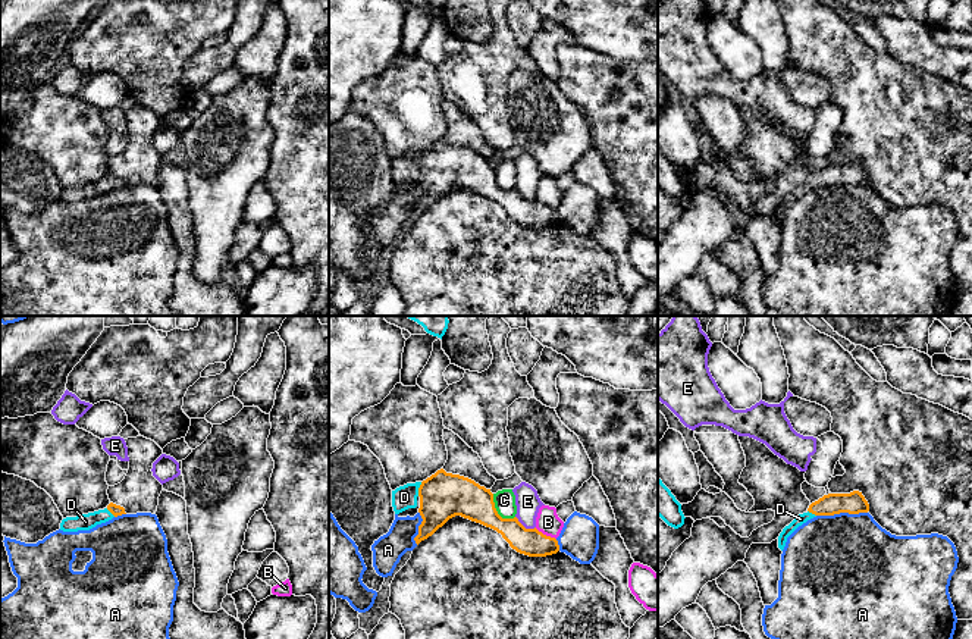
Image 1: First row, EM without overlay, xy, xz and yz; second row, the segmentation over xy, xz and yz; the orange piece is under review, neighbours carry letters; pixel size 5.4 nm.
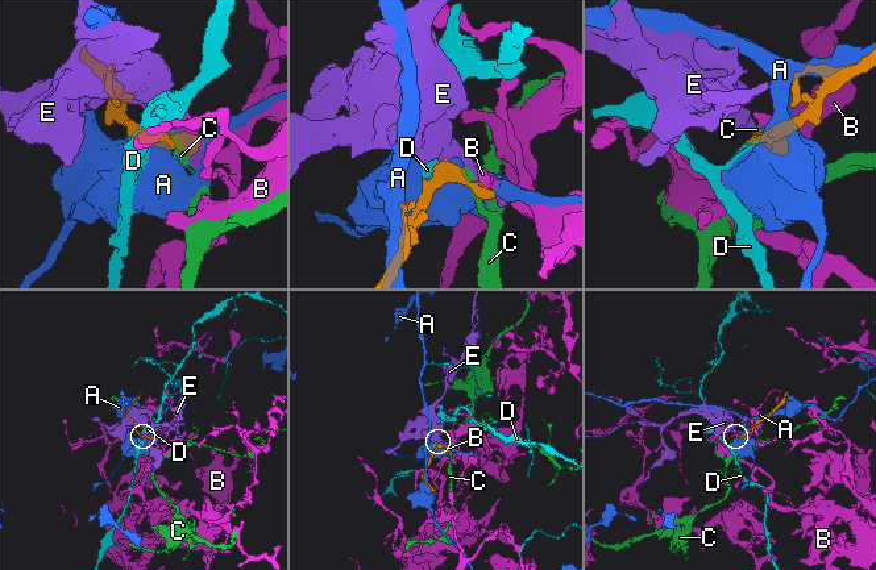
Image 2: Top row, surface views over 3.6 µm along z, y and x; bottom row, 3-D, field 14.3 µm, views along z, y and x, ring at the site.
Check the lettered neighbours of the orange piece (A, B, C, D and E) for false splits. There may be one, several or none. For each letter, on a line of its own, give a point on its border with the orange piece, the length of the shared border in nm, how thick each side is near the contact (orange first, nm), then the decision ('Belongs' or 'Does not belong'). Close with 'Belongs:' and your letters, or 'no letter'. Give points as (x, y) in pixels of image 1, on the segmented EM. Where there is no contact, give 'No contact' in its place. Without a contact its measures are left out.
A: Touches orange at yz (842, 511). Shared border 280 nm. Thickness 120 nm (orange) against 480 nm. Does not belong
B: Touches orange at xz (545, 535). Shared border 140 nm. Thickness 150 nm (orange) against 130 nm. Does not belong
C: Touches orange at xz (497, 511). Shared border 180 nm. Thickness 220 nm (orange) against 120 nm. Does not belong
D: Touches orange at xz (419, 489). Shared border 80 nm. Thickness 260 nm (orange) against 130 nm. Belongs
E: Touches orange at xz (523, 526). Shared border 130 nm. Thickness 150 nm (orange) against 140 nm. Does not belong
Belongs: D

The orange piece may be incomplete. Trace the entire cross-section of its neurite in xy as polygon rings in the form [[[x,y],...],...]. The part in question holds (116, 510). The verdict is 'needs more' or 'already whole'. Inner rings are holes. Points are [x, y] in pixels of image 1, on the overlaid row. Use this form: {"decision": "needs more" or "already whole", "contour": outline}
{"decision": "needs more", "contour": [[[110,502],[104,510],[63,519],[60,523],[60,530],[63,532],[90,530],[97,524],[106,523],[113,517],[117,517],[122,514],[126,514],[125,508]]]}

